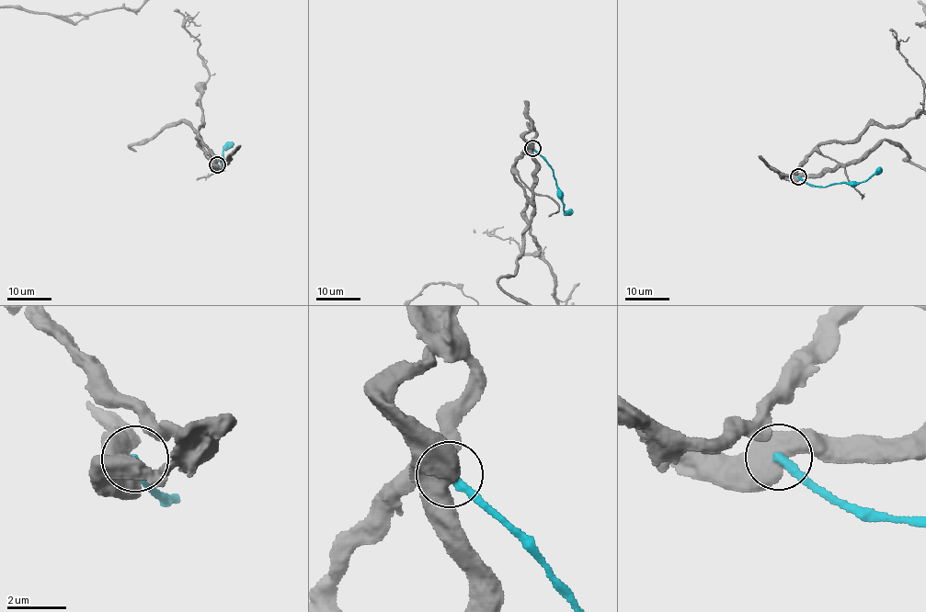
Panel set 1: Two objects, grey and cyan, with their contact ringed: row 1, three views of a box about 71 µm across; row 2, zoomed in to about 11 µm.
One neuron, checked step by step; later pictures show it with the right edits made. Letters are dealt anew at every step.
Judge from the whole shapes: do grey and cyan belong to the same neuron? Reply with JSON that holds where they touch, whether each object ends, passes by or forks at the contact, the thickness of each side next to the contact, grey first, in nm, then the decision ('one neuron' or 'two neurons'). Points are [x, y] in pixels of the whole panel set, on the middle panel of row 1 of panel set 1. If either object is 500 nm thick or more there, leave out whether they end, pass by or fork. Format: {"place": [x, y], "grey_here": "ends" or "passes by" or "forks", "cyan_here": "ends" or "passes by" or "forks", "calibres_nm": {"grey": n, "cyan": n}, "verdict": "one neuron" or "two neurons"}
{"place": [532, 148], "calibres_nm": {"grey": 600, "cyan": 320}, "verdict": "two neurons"}

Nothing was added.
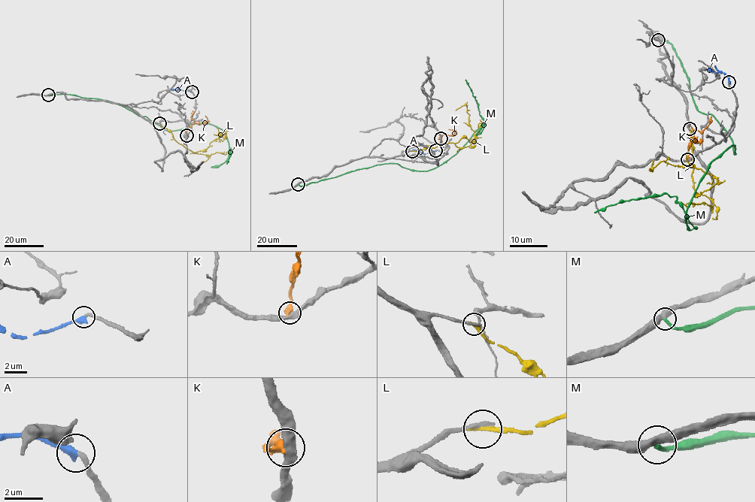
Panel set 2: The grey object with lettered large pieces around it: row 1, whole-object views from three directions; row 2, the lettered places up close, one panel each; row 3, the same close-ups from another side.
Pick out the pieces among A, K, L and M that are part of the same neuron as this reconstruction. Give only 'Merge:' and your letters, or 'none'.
Merge: A

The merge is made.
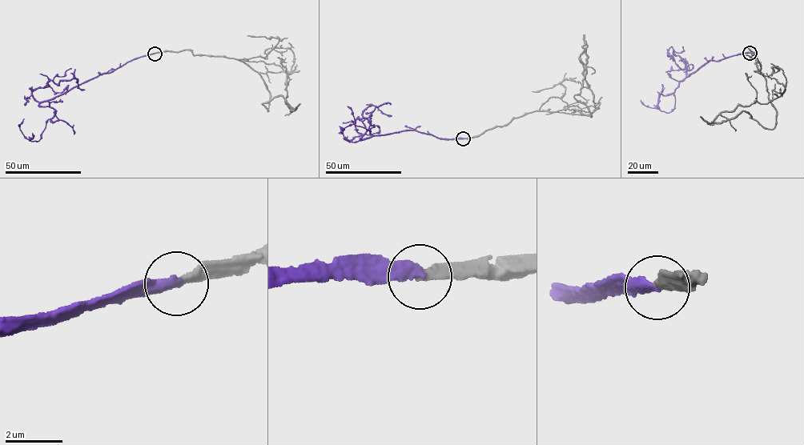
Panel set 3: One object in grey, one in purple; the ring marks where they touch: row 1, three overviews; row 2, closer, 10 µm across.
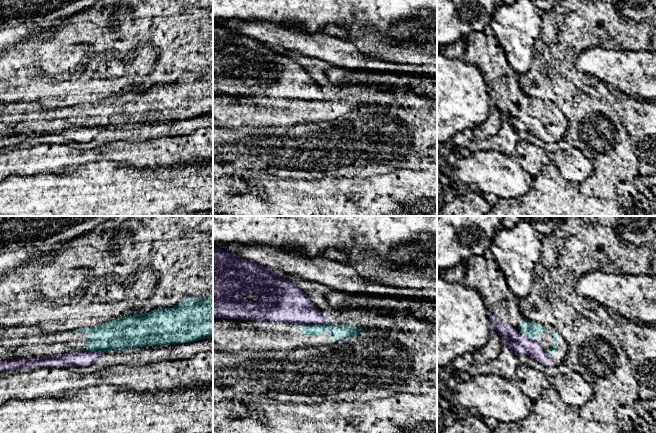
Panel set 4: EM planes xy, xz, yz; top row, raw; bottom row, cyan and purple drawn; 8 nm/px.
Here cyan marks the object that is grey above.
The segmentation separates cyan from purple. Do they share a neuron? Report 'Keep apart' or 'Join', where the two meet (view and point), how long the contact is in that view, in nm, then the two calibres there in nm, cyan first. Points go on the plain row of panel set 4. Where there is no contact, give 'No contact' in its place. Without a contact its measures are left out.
Join. Touches cyan at xz (310, 101). Shared border 260 nm. Thickness 110 nm (cyan) against 300 nm

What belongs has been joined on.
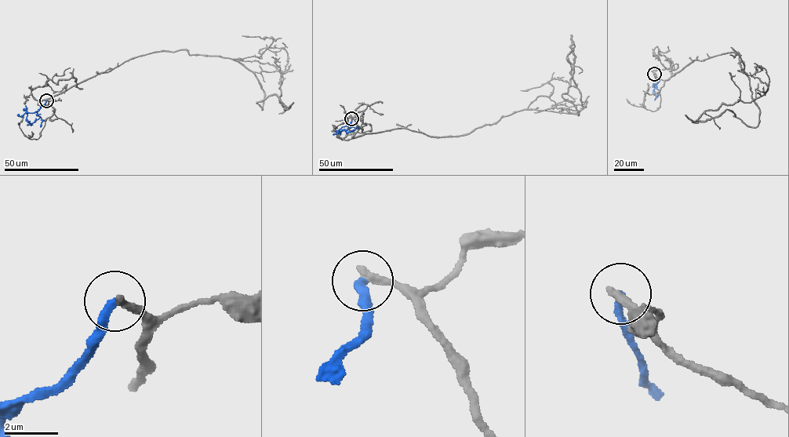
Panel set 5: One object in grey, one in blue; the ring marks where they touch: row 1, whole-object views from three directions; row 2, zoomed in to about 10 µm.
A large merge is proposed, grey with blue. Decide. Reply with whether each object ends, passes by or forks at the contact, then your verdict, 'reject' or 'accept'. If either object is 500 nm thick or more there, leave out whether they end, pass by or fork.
grey ends; blue ends; reject

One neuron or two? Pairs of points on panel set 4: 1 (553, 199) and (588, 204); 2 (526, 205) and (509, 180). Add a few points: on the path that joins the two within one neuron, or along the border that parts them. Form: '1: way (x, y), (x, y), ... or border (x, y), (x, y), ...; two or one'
1: way (562, 204), (579, 204); one
2: border (533, 177), (526, 193), (499, 199); two

